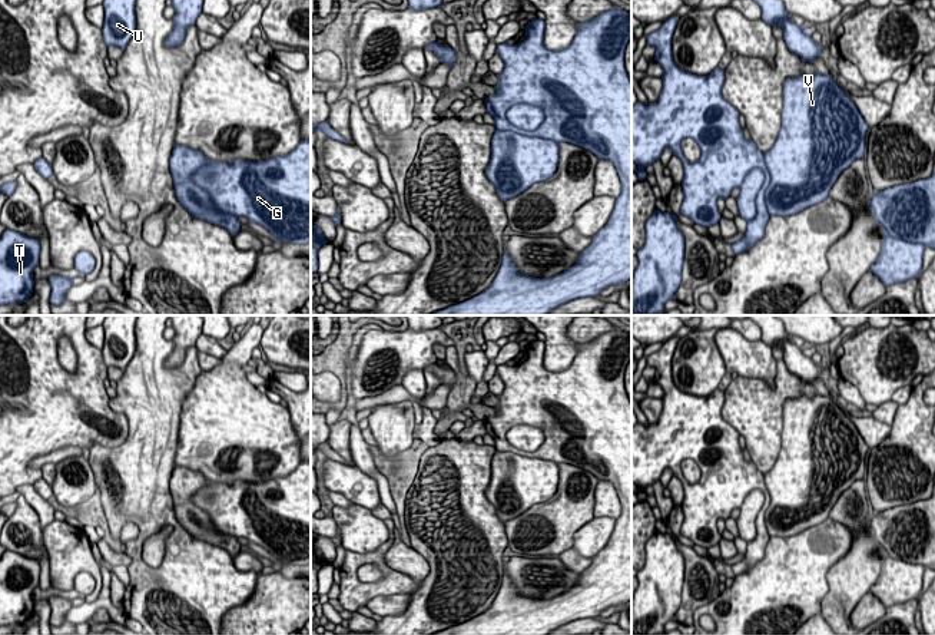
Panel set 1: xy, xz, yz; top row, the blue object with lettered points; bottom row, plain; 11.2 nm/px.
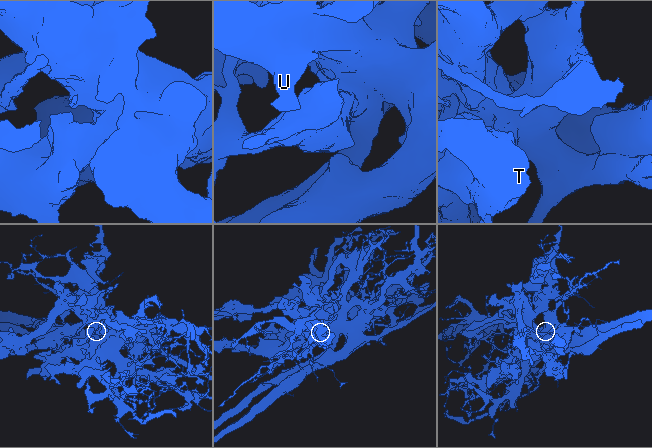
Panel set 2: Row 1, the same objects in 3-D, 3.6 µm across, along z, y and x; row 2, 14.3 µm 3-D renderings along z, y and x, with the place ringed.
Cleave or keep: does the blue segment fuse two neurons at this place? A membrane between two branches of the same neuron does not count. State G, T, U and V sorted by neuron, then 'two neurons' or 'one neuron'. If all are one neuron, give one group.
groups G T U / V; two neurons

